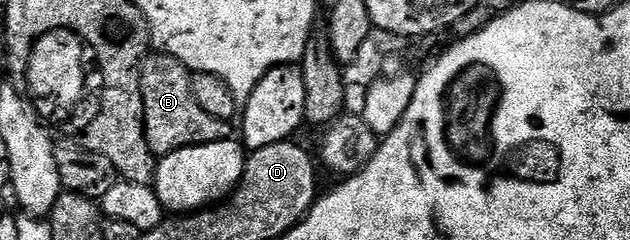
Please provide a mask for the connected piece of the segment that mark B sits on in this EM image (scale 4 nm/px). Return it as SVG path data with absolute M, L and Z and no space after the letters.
M163 54L149 55L140 65L140 89L146 142L157 158L174 152L172 136L216 136L226 140L233 135L229 121L210 118L210 114L198 106L198 98L194 98L192 89L192 72L178 58Z

